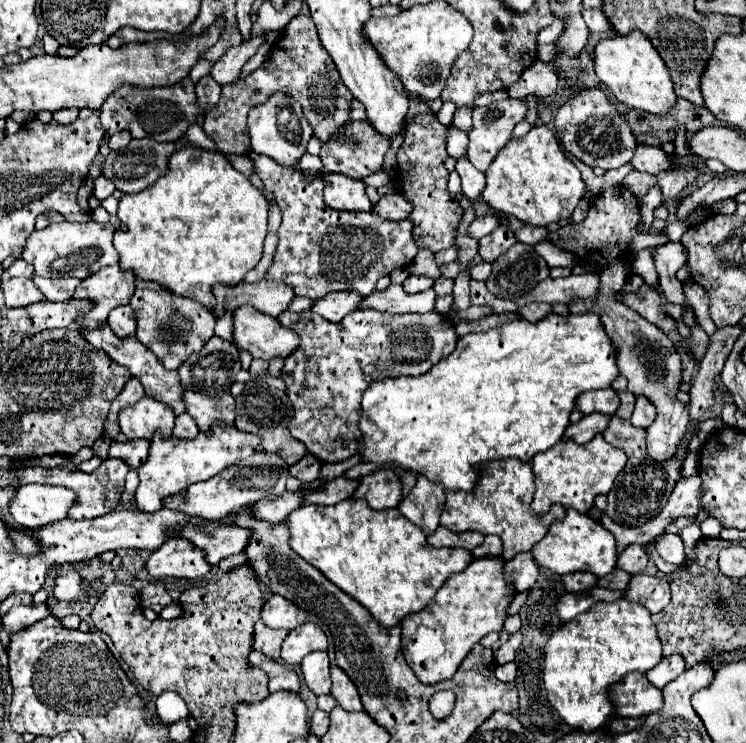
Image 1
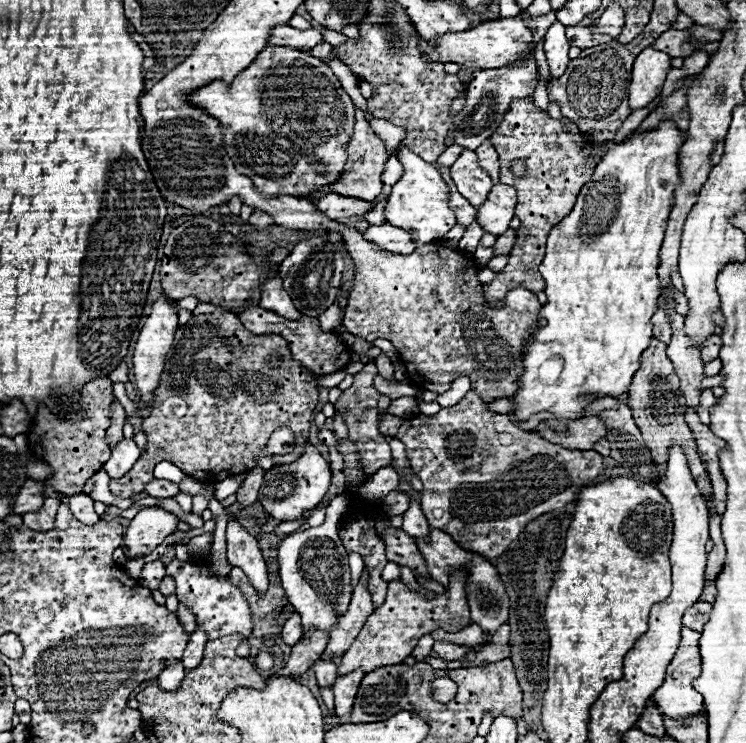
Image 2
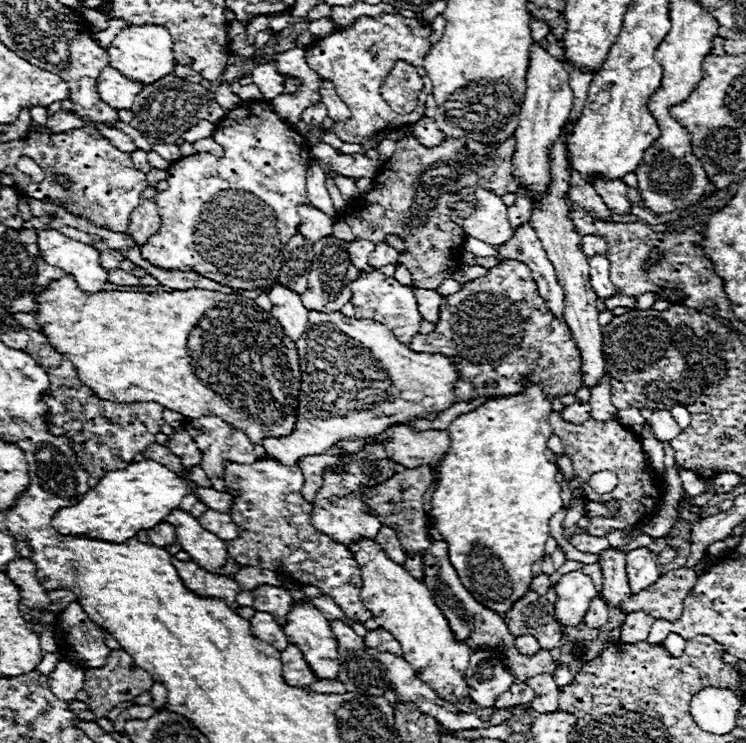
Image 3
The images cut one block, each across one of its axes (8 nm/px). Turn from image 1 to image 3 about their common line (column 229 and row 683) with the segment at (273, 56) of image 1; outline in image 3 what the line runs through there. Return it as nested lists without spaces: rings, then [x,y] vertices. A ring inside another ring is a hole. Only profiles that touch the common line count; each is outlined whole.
[[[112,650],[112,656],[108,656],[108,664],[104,664],[104,668],[92,668],[86,670],[86,678],[84,678],[84,690],[90,694],[90,710],[98,716],[98,718],[106,718],[108,712],[112,708],[116,708],[122,702],[130,702],[134,700],[138,694],[148,692],[148,688],[152,688],[154,680],[148,672],[140,670],[136,666],[136,662],[132,660],[130,654],[126,654],[124,650]]]

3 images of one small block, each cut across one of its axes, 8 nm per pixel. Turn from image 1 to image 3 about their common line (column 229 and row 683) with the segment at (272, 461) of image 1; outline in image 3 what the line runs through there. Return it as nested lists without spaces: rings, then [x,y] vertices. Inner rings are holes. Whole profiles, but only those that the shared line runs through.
[[[474,650],[468,666],[470,696],[480,706],[494,706],[494,700],[514,684],[514,676],[506,666],[492,662],[490,650]]]

